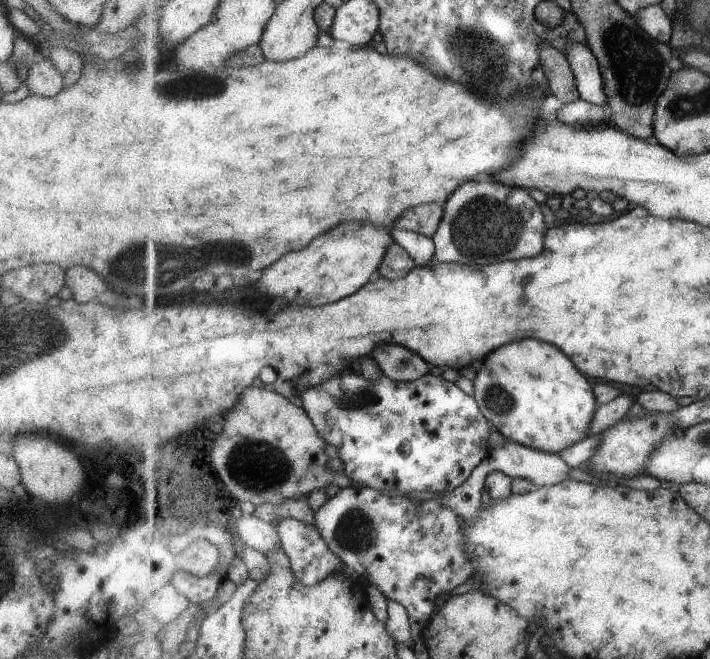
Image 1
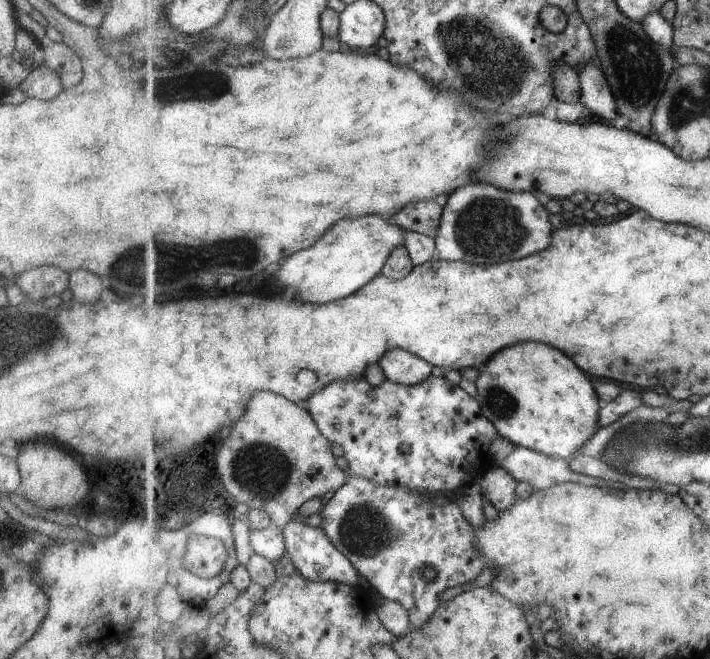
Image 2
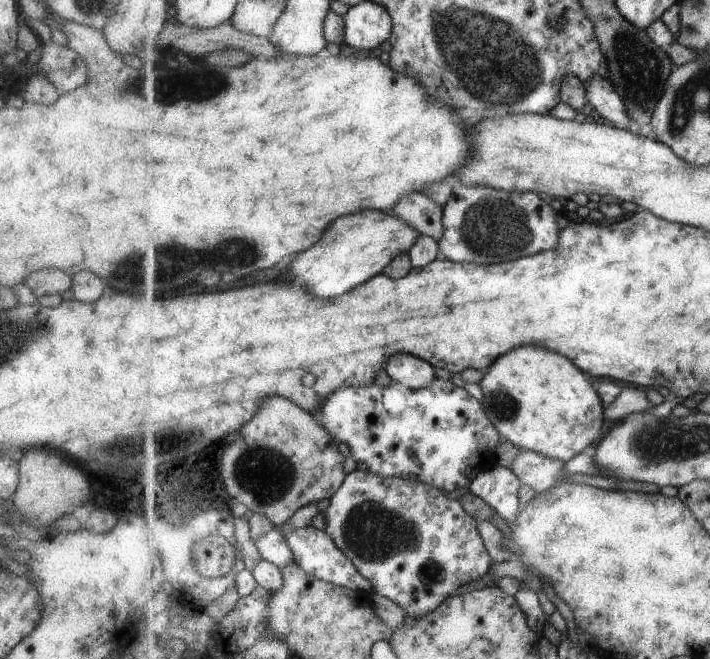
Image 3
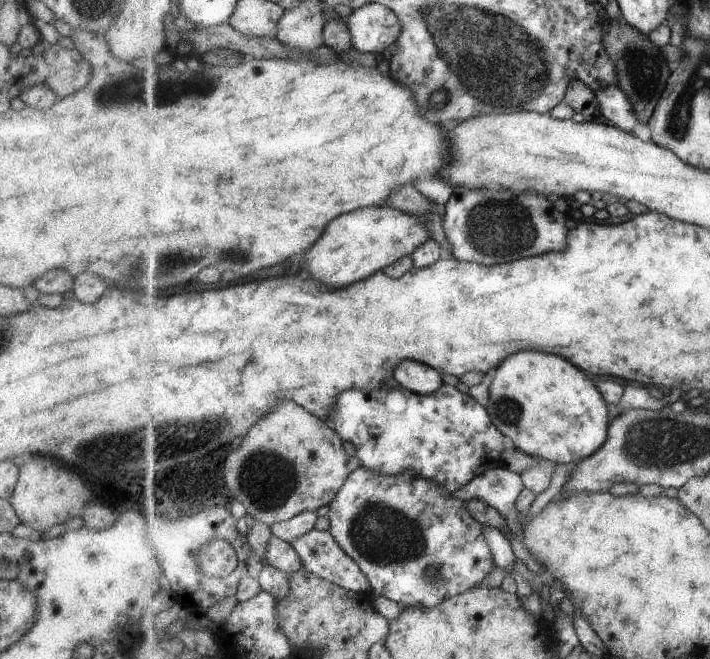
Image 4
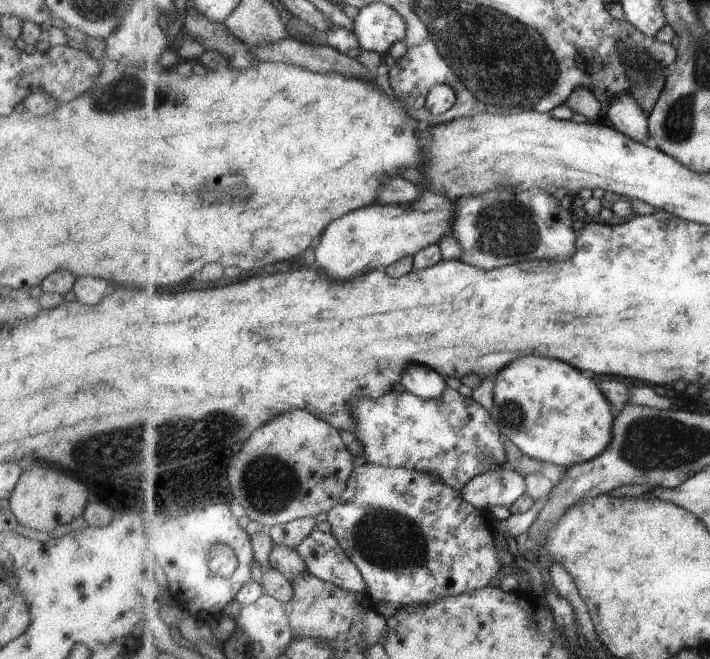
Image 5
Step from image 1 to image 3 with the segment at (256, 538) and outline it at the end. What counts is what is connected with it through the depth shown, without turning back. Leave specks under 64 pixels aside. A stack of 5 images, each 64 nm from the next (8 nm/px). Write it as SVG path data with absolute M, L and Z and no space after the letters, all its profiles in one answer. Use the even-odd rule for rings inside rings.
M275 526L271 532L254 540L255 546L261 558L272 562L281 568L287 568L291 562L295 561L295 554L286 536L277 530Z

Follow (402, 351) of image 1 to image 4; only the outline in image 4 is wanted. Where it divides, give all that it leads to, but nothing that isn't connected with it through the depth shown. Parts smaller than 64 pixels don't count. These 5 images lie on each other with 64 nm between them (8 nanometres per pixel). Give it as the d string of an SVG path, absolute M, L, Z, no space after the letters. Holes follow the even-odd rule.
M415 360L399 362L399 366L393 372L393 377L401 386L423 396L433 394L443 386L443 378L435 368L423 362L415 362Z

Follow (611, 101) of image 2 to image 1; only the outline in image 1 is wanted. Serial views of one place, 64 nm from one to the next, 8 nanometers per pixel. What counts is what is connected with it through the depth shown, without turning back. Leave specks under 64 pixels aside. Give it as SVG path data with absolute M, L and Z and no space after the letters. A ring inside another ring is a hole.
M569 44L566 58L575 72L581 99L608 110L609 96L605 92L600 62L593 49L585 44Z

